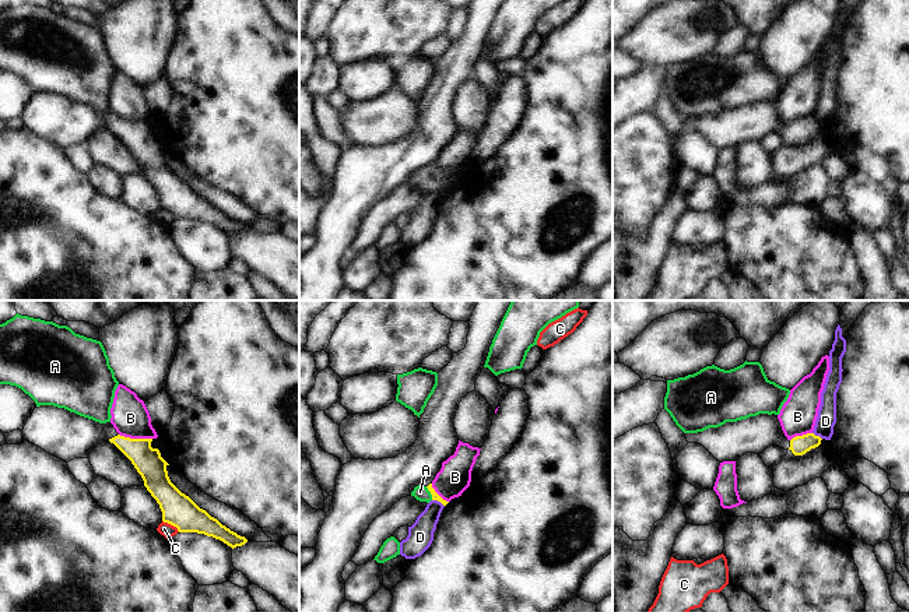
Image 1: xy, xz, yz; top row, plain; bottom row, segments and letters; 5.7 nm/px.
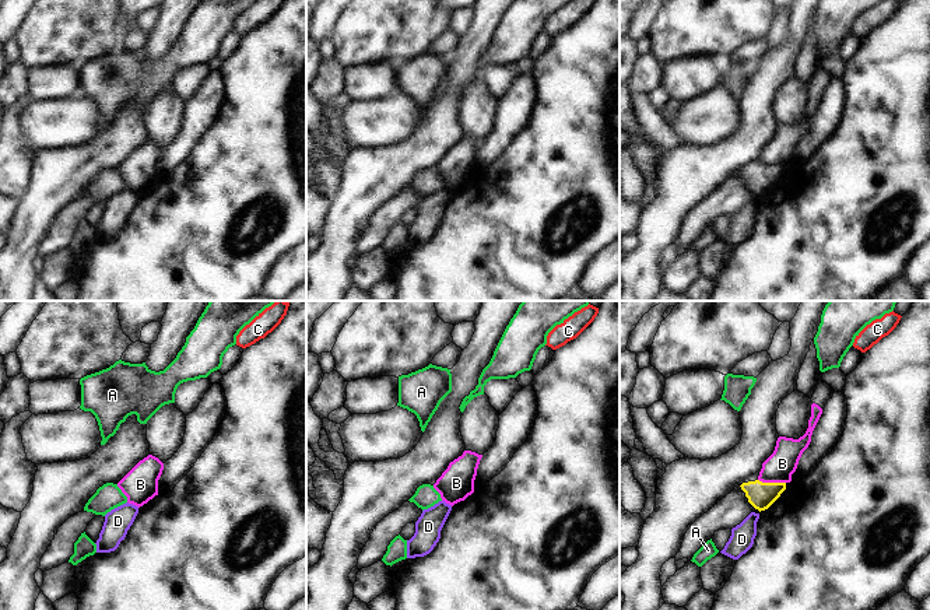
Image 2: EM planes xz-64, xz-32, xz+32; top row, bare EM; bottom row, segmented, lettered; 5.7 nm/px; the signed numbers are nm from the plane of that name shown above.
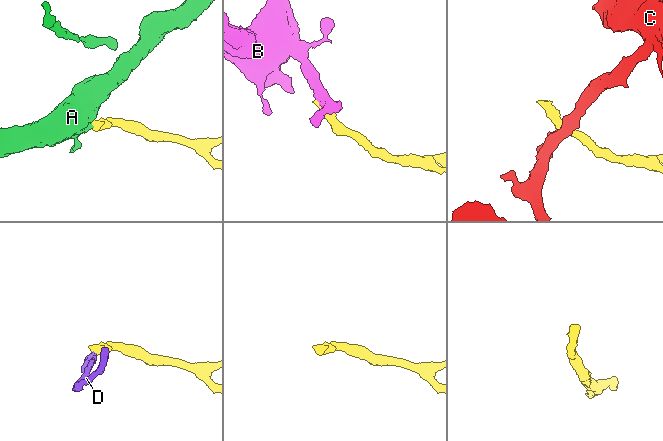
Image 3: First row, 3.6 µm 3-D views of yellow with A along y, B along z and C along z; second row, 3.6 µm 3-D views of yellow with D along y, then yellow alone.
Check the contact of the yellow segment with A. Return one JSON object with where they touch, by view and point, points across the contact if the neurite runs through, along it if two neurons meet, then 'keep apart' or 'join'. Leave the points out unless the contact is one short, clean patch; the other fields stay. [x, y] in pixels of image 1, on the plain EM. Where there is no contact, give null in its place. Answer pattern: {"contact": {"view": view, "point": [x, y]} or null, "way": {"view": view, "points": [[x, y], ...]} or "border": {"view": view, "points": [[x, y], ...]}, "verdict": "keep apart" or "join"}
{"contact": {"view": "xz", "point": [431, 180]}, "way": {"view": "xz", "points": [[435, 183], [431, 180], [420, 179]]}, "verdict": "join"}

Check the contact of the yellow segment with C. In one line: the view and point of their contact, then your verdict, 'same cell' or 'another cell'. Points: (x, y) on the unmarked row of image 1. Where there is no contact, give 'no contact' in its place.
xy (171, 211) | another cell

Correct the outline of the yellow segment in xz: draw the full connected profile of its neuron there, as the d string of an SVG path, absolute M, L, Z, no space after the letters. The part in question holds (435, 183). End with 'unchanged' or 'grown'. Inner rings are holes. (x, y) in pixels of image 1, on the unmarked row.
M429 170L428 173L424 172L418 172L414 175L414 177L411 179L411 183L414 183L417 187L420 189L427 189L429 190L431 187L438 187L441 189L443 193L446 193L449 189L443 187L432 175L432 170Z; grown

